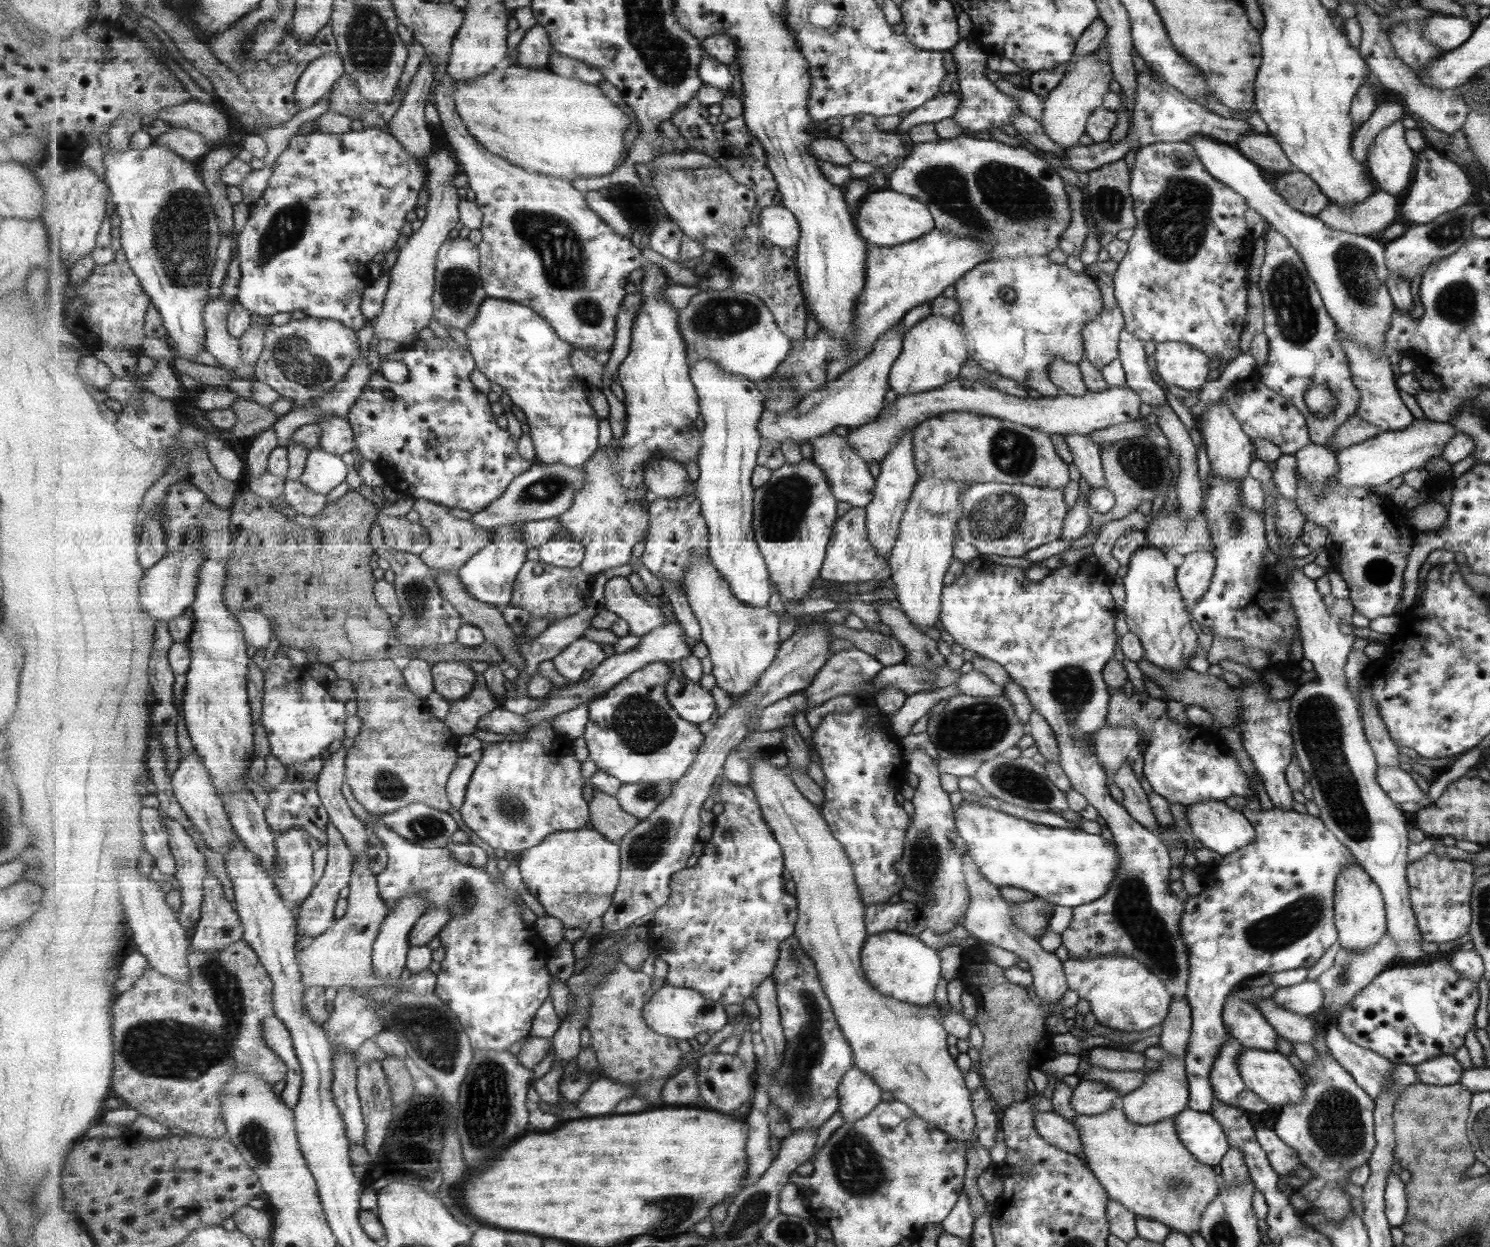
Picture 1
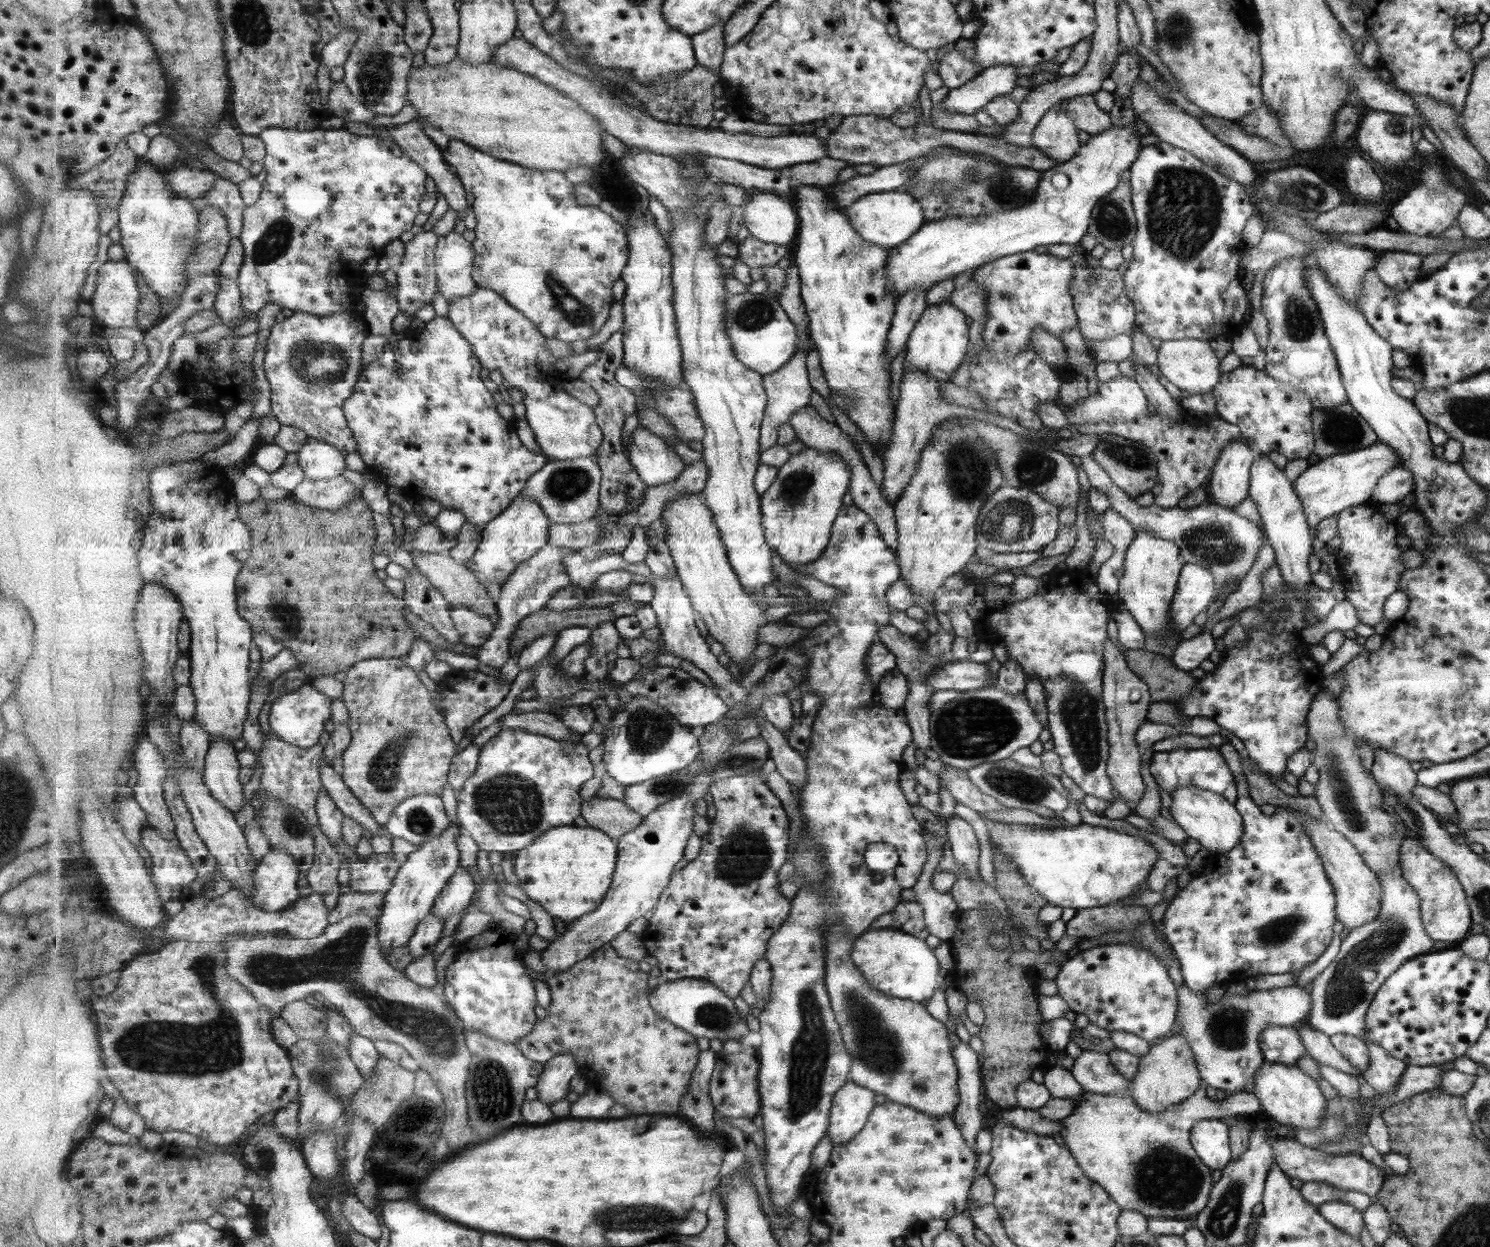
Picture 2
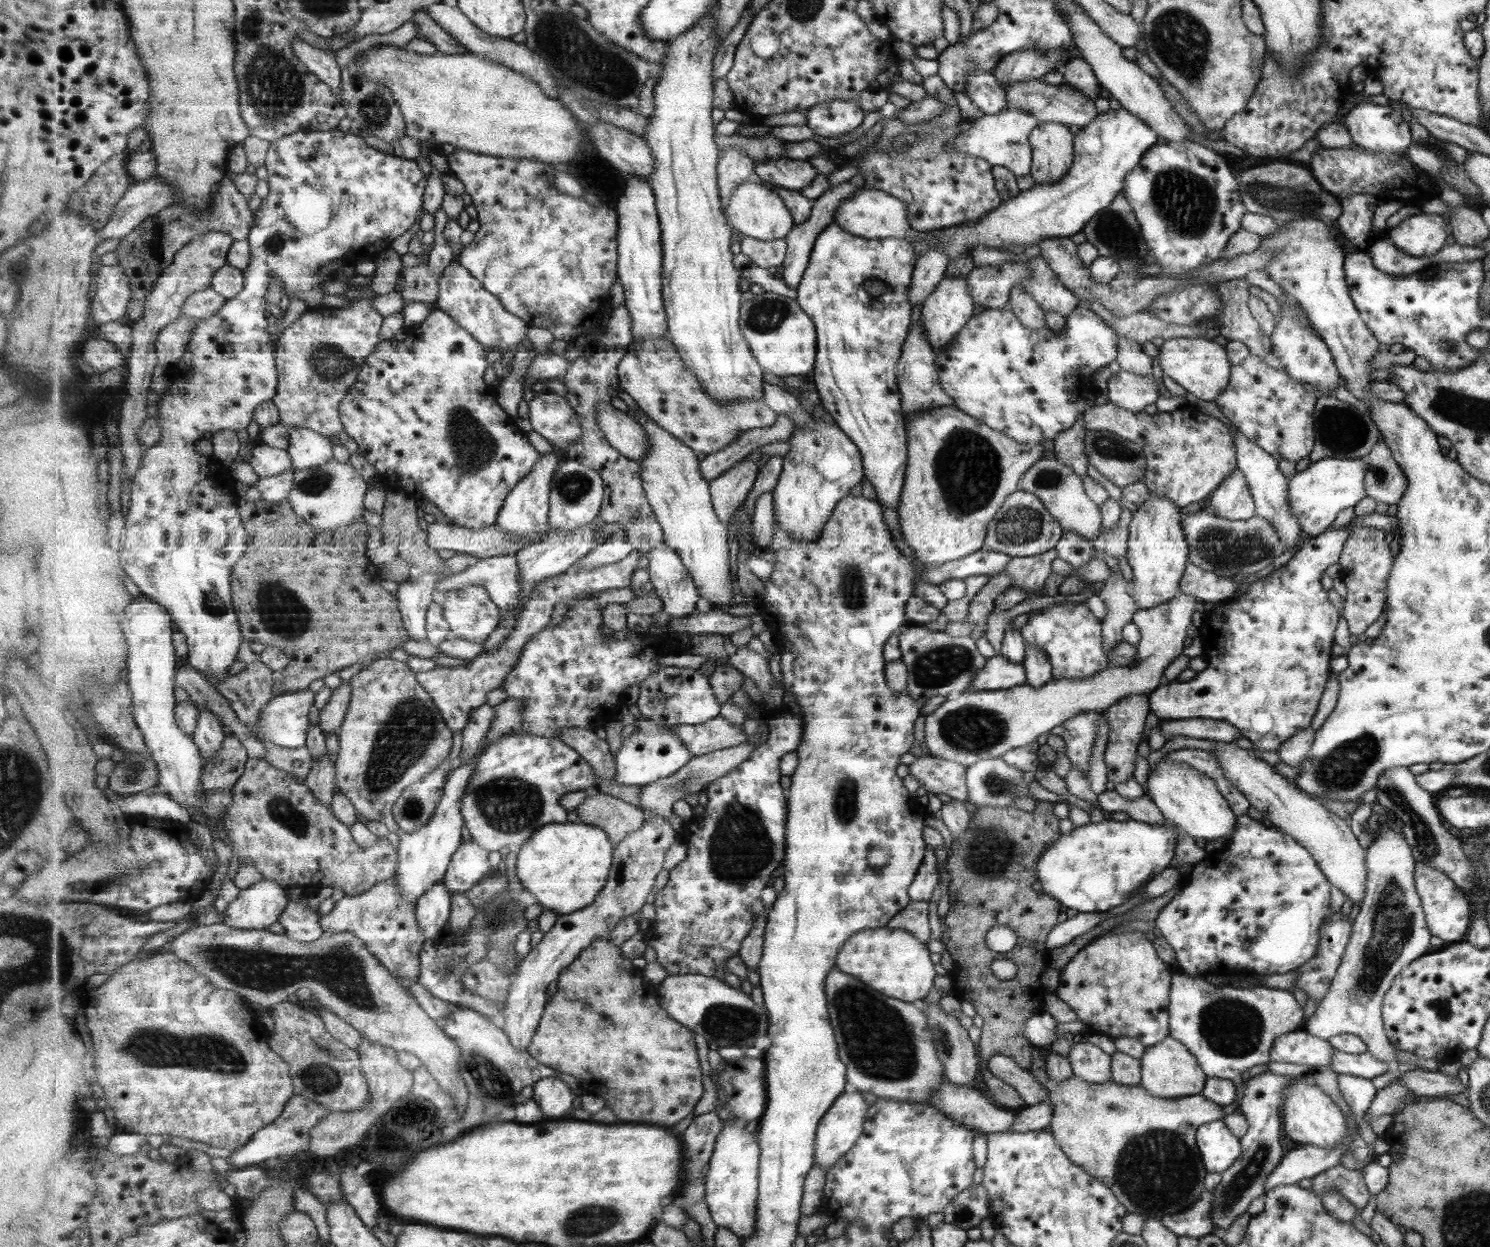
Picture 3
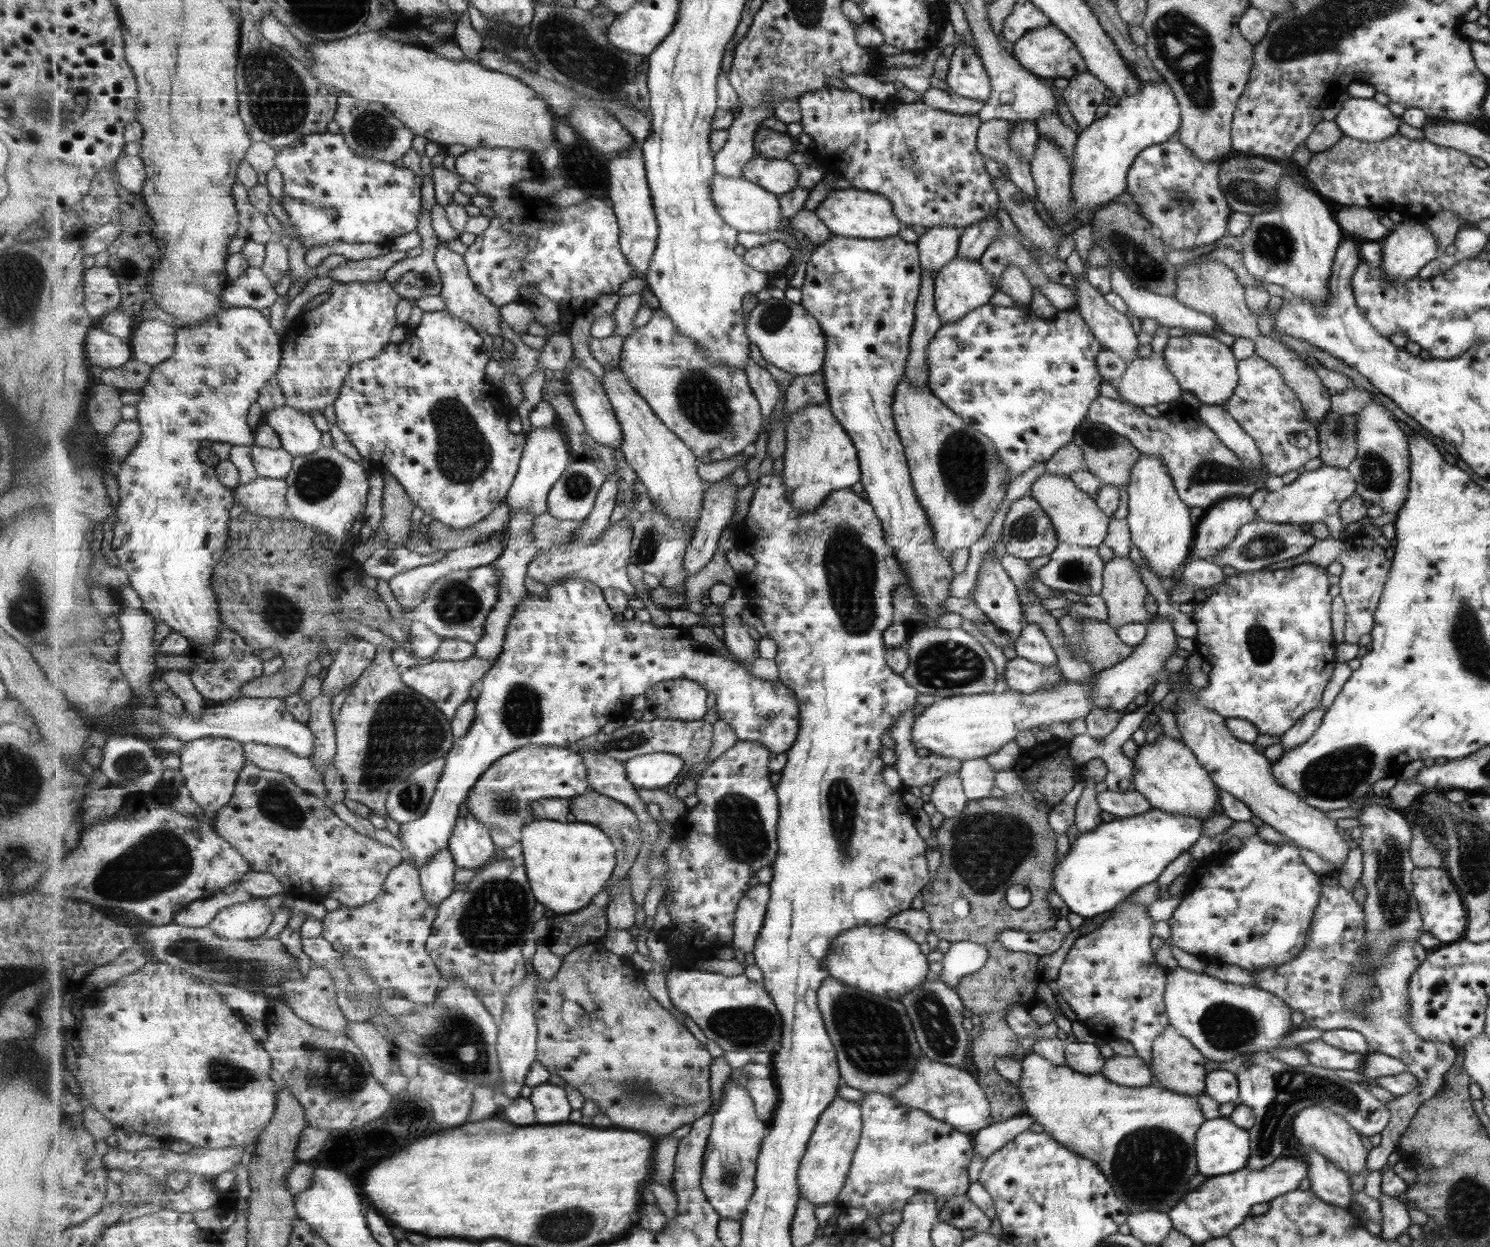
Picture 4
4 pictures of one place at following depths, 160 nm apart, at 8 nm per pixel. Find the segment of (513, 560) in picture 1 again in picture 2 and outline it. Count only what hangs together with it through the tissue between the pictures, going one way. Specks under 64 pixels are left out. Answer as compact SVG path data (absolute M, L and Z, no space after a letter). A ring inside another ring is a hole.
M521 494L503 514L486 524L480 545L473 558L469 559L469 567L489 584L502 586L522 564L548 544L551 523L540 504Z

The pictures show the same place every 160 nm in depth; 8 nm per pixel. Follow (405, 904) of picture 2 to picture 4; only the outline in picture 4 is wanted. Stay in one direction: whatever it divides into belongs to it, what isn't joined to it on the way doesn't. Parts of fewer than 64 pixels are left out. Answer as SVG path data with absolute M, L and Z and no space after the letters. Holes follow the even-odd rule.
M585 578L547 586L547 592L548 597L541 598L529 592L526 599L518 604L503 652L480 685L480 697L476 700L478 715L471 731L465 737L454 740L454 747L447 755L445 772L427 813L416 821L402 825L399 840L414 856L412 863L418 869L425 867L438 852L450 848L461 806L466 804L475 783L499 758L529 744L572 747L585 738L601 733L603 726L611 720L623 719L632 709L633 698L646 695L657 683L687 679L715 694L717 714L733 730L737 741L759 742L771 749L772 754L778 755L787 753L799 737L801 708L795 692L779 681L773 684L758 680L739 664L747 661L741 661L737 656L733 658L735 662L727 660L714 647L691 639L685 629L655 627L650 621L643 623L636 618L624 621L611 610L604 589Z

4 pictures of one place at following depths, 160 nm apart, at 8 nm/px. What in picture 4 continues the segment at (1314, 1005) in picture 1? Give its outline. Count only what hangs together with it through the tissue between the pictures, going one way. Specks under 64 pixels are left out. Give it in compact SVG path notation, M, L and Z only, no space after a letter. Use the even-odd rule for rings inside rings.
M1178 966L1168 974L1164 1000L1169 1025L1189 1040L1209 1062L1226 1062L1240 1054L1252 1054L1261 1050L1275 1054L1282 1038L1294 1031L1291 1024L1292 1010L1281 997L1265 989L1225 983L1205 973L1195 973Z

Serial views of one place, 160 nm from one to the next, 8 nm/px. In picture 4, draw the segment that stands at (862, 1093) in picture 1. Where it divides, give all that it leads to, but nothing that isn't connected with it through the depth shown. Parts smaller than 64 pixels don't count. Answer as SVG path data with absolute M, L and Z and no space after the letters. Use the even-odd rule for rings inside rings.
M838 1096L831 1106L822 1114L818 1127L811 1137L807 1153L799 1169L799 1190L802 1199L810 1200L818 1208L828 1202L837 1203L838 1194L843 1190L847 1176L853 1168L855 1150L861 1138L861 1108L856 1101Z

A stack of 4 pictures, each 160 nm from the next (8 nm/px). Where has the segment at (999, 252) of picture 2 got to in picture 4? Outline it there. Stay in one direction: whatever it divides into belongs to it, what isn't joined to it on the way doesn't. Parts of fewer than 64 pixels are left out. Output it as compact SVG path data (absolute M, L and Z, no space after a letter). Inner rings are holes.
M1140 82L1140 90L1131 96L1121 96L1117 103L1108 108L1105 116L1096 118L1076 133L1074 149L1072 150L1072 175L1070 175L1071 213L1085 212L1093 214L1094 210L1115 201L1126 190L1126 171L1130 170L1136 156L1145 148L1165 143L1172 138L1173 132L1178 129L1181 114L1178 101L1166 82Z

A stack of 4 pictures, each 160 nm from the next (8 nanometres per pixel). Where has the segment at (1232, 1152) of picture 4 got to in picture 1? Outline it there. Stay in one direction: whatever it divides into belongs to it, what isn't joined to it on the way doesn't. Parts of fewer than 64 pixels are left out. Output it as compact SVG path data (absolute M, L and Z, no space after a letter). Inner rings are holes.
M1185 1108L1172 1119L1179 1141L1195 1160L1214 1167L1230 1151L1222 1125L1210 1113Z

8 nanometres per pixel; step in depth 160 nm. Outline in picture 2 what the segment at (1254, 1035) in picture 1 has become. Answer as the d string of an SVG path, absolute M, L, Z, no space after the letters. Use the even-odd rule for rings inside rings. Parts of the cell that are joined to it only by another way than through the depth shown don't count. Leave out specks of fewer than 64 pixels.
M1267 1025L1257 1039L1265 1062L1295 1065L1296 1058L1305 1053L1293 1026Z

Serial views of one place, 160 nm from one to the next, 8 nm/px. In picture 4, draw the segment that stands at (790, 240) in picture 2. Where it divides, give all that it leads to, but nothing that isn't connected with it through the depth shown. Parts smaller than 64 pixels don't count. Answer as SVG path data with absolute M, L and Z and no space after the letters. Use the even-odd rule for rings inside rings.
M716 173L711 183L711 192L713 192L713 200L718 208L719 214L732 228L741 232L751 232L759 234L769 234L771 232L791 232L796 233L790 227L783 228L783 212L781 212L781 204L779 204L779 196L773 192L768 192L761 185L753 184L745 177L727 178L722 174Z

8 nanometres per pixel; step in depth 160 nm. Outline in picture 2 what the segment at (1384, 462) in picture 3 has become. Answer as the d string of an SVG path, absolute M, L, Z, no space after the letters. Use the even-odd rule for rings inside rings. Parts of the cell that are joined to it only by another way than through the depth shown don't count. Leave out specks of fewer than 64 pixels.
M1396 467L1380 477L1370 499L1379 504L1405 502L1405 497L1413 490L1414 480L1412 474L1409 470Z

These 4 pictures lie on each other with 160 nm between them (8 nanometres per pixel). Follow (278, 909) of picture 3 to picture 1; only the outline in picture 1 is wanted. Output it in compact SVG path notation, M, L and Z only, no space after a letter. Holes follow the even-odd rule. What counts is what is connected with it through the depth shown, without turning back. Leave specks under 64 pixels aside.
M295 827L276 837L278 859L275 884L283 899L293 908L310 897L315 888L315 862L310 845L312 834L304 828Z

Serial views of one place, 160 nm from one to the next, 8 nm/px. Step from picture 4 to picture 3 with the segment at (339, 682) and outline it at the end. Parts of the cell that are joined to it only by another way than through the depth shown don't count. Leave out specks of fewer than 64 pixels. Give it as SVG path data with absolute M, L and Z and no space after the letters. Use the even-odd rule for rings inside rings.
M351 679L342 681L341 686L332 694L325 707L319 712L319 726L325 735L338 735L341 731L343 723L351 703Z

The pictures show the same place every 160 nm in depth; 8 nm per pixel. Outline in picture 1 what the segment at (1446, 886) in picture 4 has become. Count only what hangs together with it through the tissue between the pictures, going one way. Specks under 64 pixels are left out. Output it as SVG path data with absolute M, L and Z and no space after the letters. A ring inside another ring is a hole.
M1426 853L1407 865L1410 907L1417 918L1420 936L1427 943L1451 942L1463 936L1473 918L1470 900L1474 886L1474 867L1467 861Z

